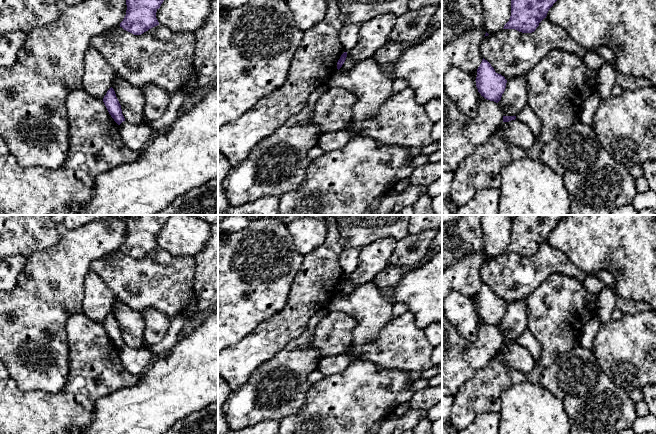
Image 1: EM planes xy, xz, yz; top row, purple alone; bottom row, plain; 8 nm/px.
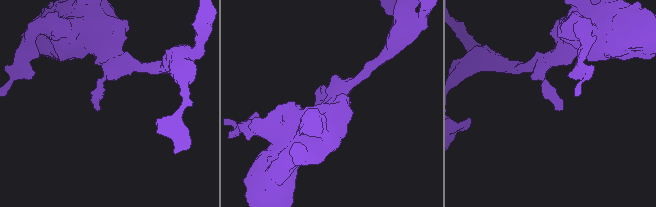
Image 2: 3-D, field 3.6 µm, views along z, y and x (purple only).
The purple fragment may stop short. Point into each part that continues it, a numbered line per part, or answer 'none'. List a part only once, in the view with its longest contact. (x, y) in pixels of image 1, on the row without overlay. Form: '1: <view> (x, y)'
none

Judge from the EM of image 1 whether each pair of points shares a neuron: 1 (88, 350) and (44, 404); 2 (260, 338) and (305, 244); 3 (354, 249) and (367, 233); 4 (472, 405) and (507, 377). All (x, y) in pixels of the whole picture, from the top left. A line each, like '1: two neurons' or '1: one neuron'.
1: one neuron
2: two neurons
3: one neuron
4: one neuron

